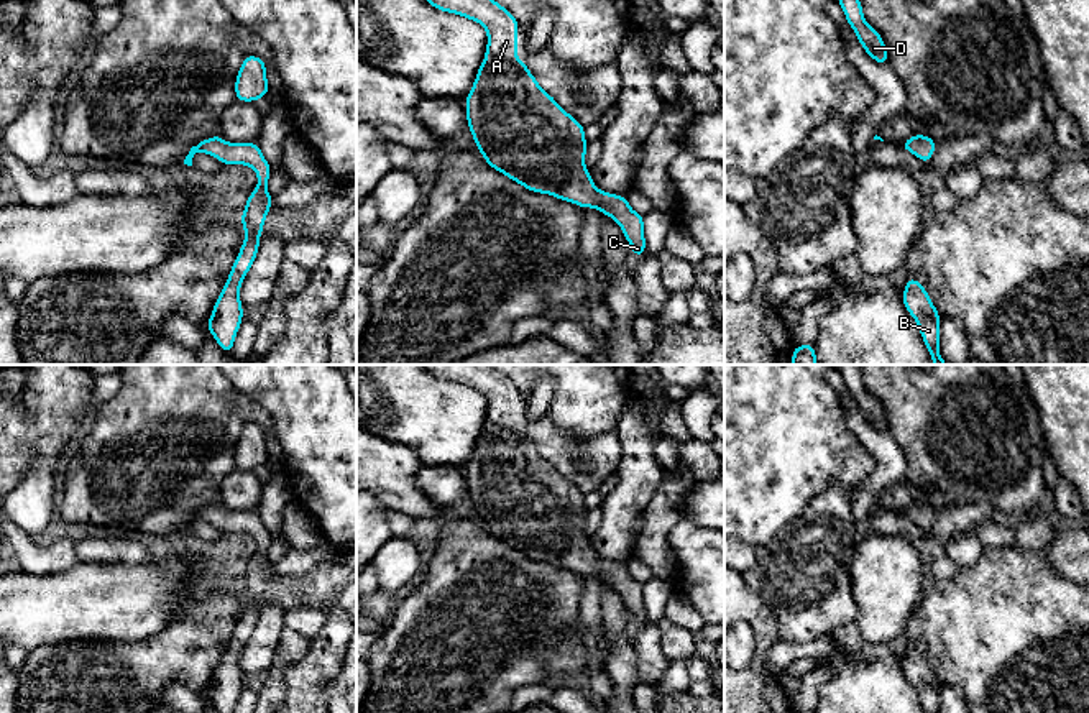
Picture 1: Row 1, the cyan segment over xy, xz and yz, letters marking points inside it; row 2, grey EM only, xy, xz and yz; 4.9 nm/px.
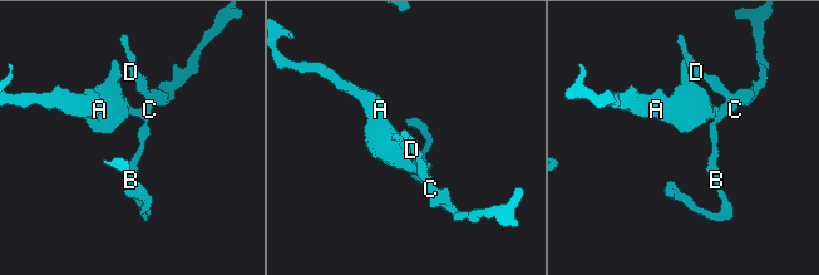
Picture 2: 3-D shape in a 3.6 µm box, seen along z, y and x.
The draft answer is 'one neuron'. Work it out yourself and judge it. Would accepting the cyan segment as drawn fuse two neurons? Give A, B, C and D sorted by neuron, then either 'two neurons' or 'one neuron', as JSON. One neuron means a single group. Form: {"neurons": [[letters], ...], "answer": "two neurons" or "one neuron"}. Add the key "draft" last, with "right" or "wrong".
{"neurons": [["A", "B", "C", "D"]], "answer": "one neuron", "draft": "right"}

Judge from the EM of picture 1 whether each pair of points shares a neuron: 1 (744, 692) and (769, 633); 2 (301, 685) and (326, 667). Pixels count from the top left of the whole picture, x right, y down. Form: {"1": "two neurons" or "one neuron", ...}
{"1": "one neuron", "2": "one neuron"}

